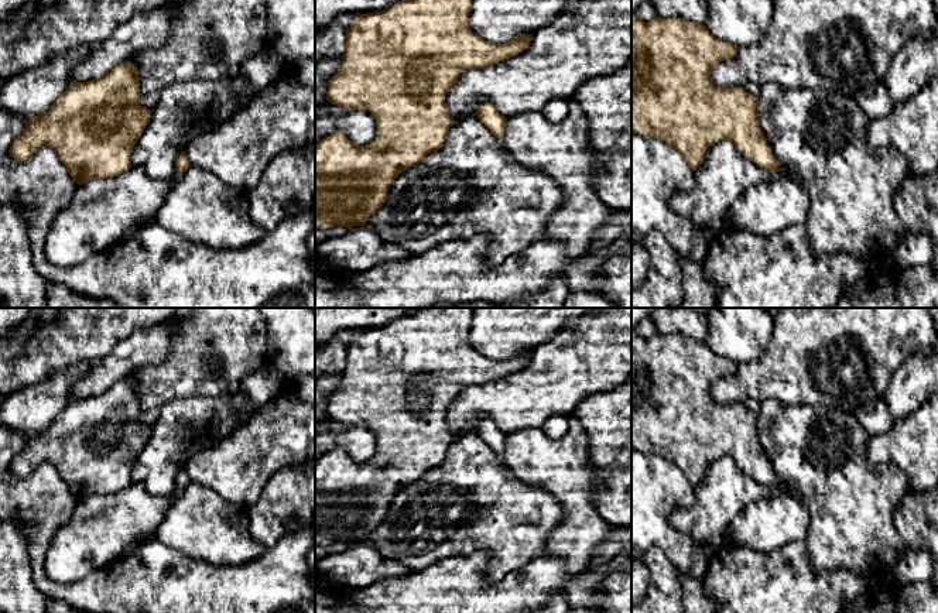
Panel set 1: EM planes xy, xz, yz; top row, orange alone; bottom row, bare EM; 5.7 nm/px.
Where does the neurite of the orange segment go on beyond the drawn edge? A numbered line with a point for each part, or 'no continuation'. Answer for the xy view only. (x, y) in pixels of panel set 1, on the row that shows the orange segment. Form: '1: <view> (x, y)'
no continuation

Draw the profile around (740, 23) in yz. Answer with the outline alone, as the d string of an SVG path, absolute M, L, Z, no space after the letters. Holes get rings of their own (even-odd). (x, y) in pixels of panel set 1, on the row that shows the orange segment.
M706 0L706 30L736 47L756 44L767 31L773 0Z

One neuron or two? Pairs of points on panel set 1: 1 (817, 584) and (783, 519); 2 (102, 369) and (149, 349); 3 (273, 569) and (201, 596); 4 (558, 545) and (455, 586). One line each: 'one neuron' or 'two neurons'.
1: two neurons
2: one neuron
3: one neuron
4: two neurons

